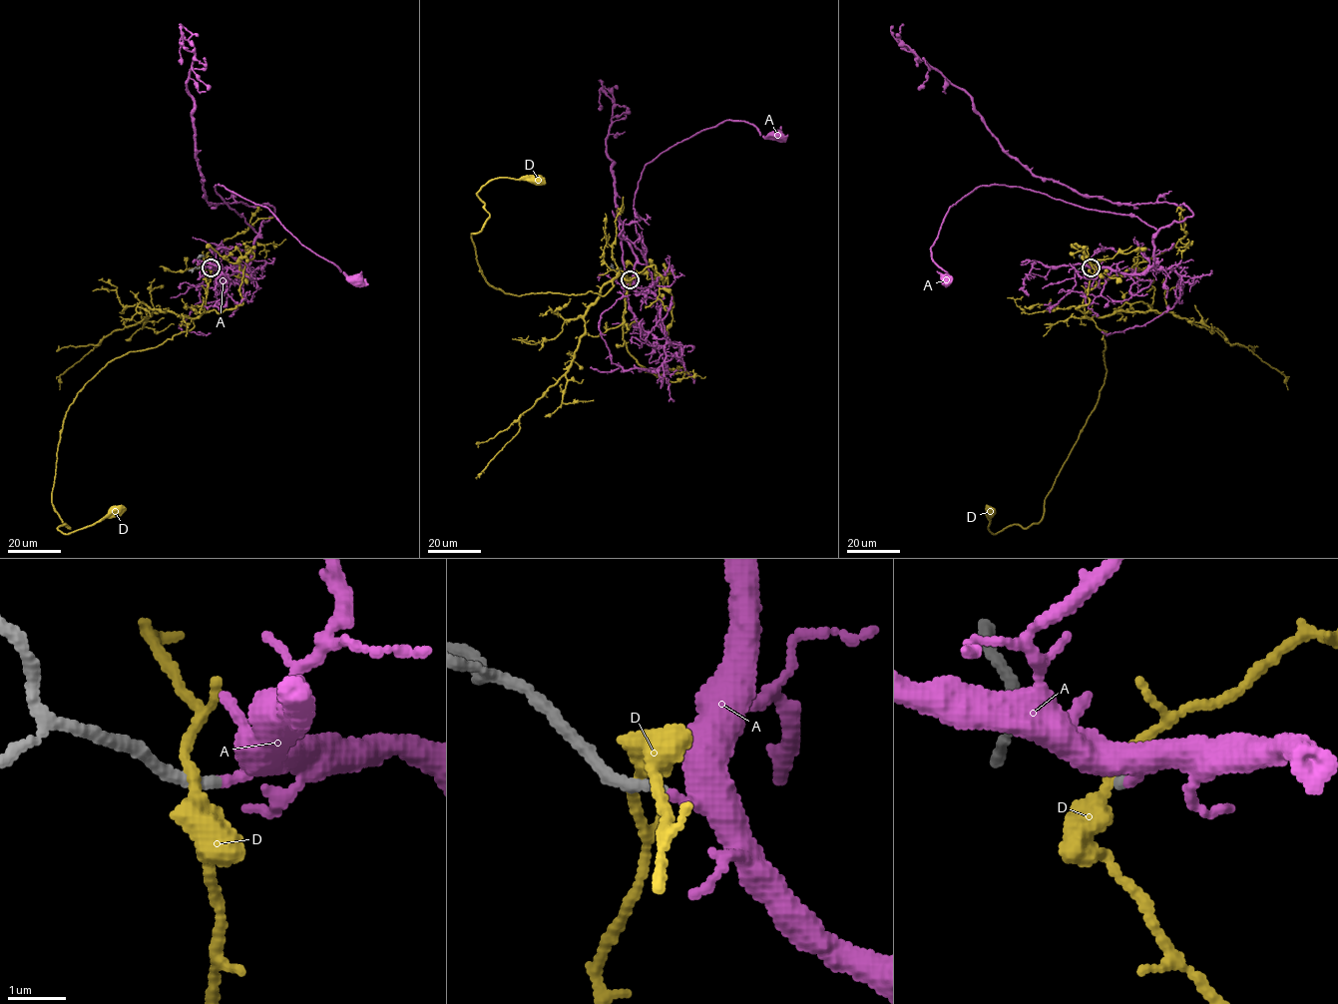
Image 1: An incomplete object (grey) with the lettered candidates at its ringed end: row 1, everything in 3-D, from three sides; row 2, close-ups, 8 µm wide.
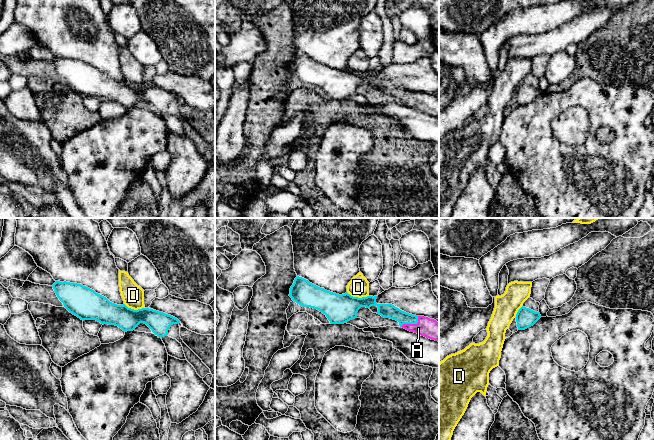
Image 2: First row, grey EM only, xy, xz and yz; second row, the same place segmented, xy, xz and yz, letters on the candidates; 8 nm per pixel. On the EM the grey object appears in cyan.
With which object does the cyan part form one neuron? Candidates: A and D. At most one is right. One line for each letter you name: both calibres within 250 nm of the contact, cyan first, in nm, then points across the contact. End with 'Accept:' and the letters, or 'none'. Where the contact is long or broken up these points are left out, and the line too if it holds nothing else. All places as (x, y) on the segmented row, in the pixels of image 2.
A: calibres 110 and 160 nm; way xz (390, 311), (411, 323), (429, 328)
Accept: A

